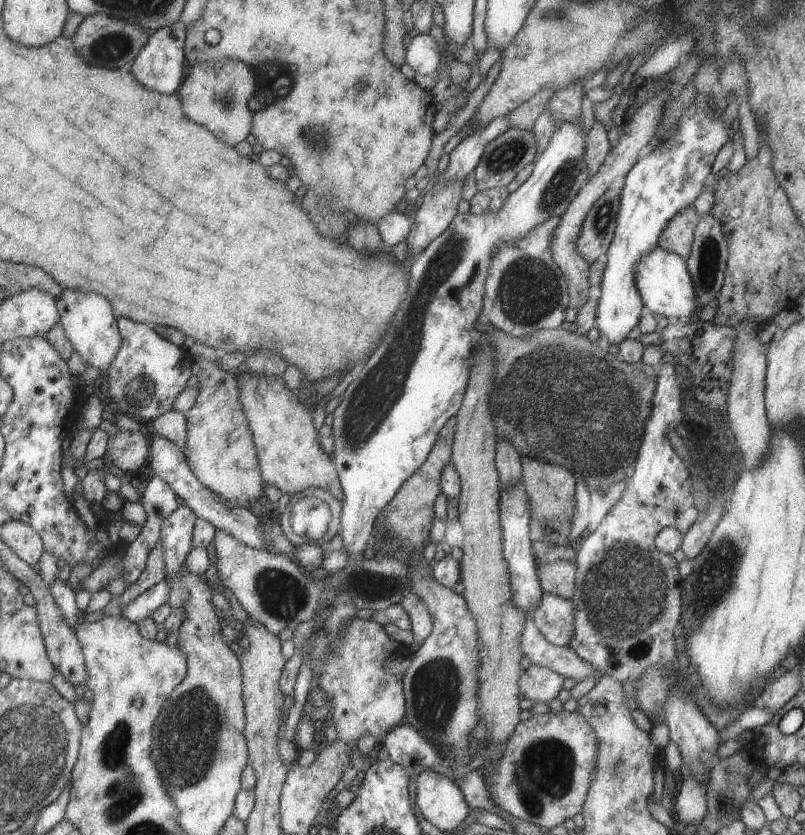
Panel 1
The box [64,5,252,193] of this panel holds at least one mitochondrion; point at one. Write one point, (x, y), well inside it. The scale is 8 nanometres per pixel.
(113, 48)

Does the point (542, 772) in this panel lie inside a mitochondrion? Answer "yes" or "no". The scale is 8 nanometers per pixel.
yes

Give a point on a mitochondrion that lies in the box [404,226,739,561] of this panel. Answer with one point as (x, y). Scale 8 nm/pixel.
(547, 399)

